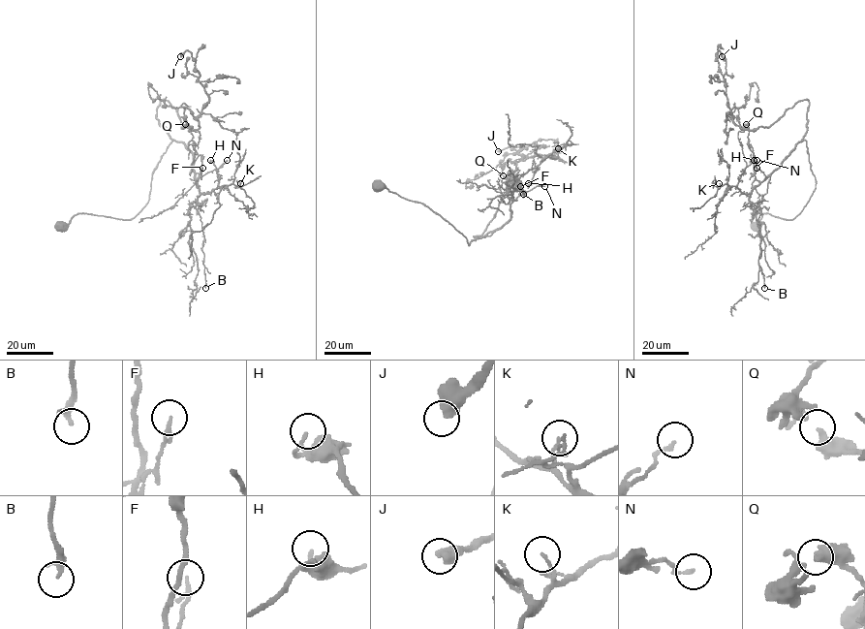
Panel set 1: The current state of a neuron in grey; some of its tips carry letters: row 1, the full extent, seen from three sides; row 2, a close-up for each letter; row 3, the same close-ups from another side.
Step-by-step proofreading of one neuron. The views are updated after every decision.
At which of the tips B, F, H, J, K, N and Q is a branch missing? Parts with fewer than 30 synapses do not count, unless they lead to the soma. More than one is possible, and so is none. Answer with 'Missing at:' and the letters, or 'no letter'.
Missing at: no letter

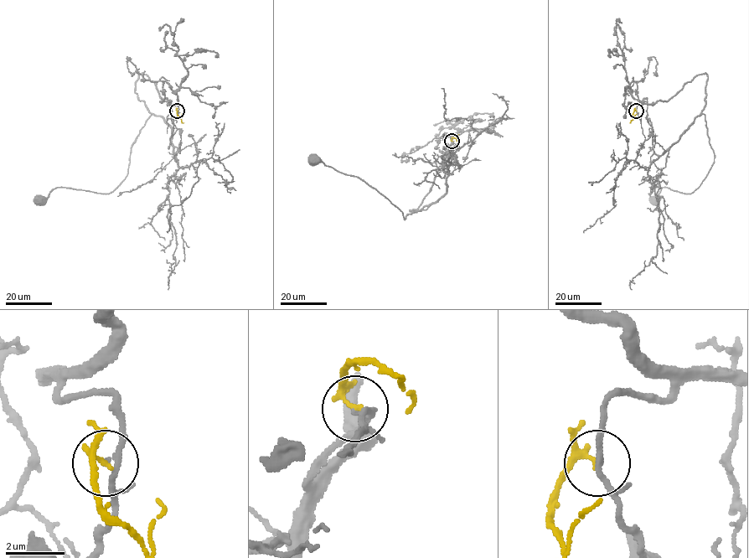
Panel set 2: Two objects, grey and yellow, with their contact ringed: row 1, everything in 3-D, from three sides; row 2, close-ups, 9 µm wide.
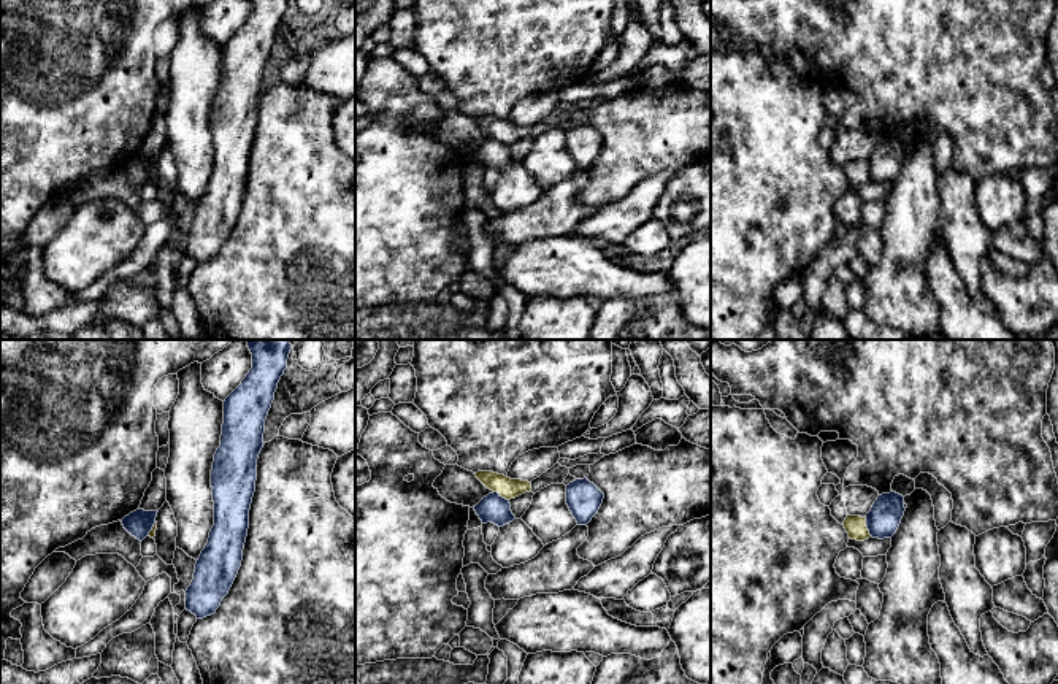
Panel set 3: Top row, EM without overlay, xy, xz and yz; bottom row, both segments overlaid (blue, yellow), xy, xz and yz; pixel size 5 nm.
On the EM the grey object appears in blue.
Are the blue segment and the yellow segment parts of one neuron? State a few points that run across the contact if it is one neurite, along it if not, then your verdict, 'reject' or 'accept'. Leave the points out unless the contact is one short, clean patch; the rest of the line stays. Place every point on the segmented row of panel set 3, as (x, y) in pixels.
line yz (865, 516), (865, 526), (871, 535); reject

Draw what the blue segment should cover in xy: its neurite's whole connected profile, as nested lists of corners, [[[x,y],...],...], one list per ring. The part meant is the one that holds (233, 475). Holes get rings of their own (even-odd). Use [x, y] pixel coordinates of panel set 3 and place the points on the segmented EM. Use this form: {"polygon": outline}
{"polygon": [[[247,340],[247,348],[252,368],[224,402],[220,446],[211,470],[214,525],[186,590],[186,609],[197,619],[216,613],[241,567],[265,419],[292,344],[290,340]]]}

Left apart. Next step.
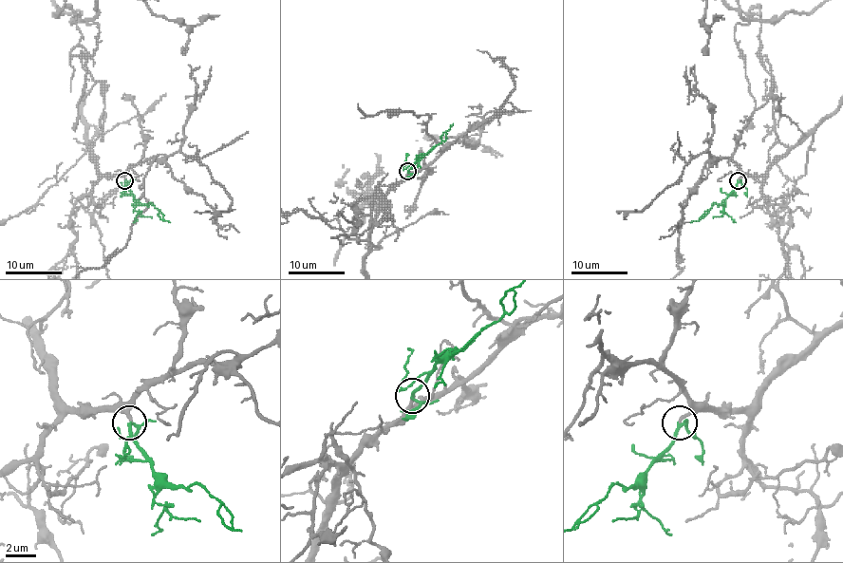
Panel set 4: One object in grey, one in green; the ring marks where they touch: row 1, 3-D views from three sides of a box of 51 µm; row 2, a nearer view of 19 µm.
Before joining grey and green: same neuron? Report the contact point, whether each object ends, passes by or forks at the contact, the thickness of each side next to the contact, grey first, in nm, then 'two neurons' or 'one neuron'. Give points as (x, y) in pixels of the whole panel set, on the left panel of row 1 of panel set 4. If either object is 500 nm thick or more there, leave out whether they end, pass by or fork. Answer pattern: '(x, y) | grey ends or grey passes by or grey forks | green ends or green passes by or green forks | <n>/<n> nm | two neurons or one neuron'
(124, 180) | grey ends | green forks | 200/160 nm | one neuron

